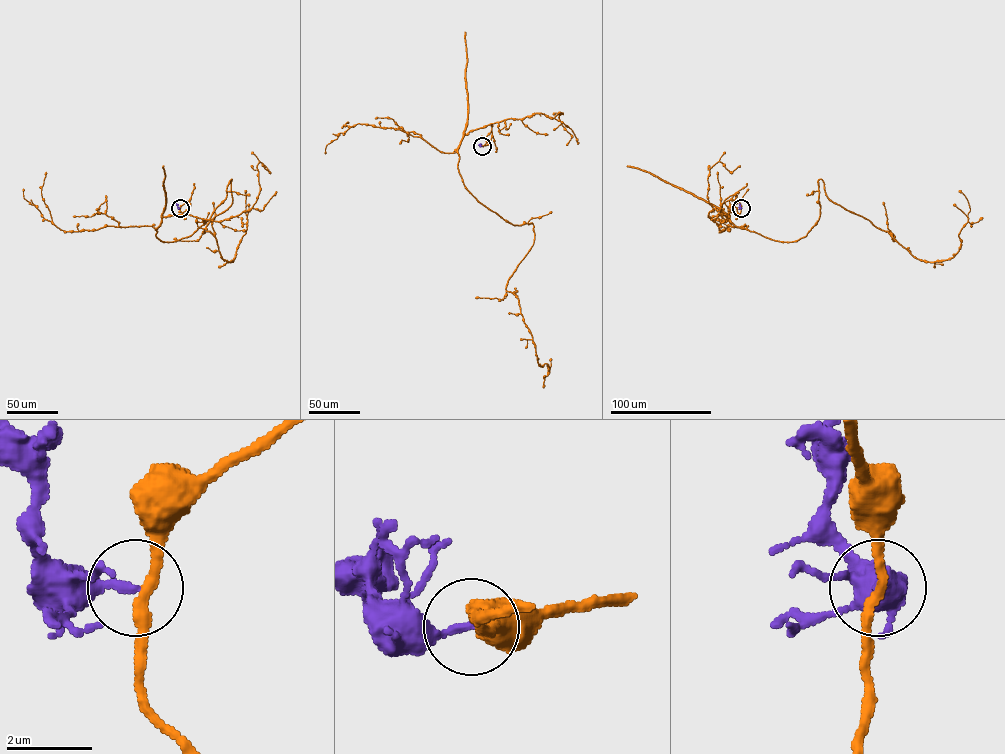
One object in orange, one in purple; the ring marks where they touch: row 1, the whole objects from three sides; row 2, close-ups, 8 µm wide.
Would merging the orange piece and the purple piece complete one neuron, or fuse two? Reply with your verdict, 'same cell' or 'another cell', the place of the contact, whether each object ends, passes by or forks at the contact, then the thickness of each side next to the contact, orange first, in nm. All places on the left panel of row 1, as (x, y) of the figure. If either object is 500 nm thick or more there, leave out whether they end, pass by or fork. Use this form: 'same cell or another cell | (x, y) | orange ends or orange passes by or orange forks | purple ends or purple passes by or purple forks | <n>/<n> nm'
another cell | (180, 208) | orange passes by | purple ends | 240/200 nm

